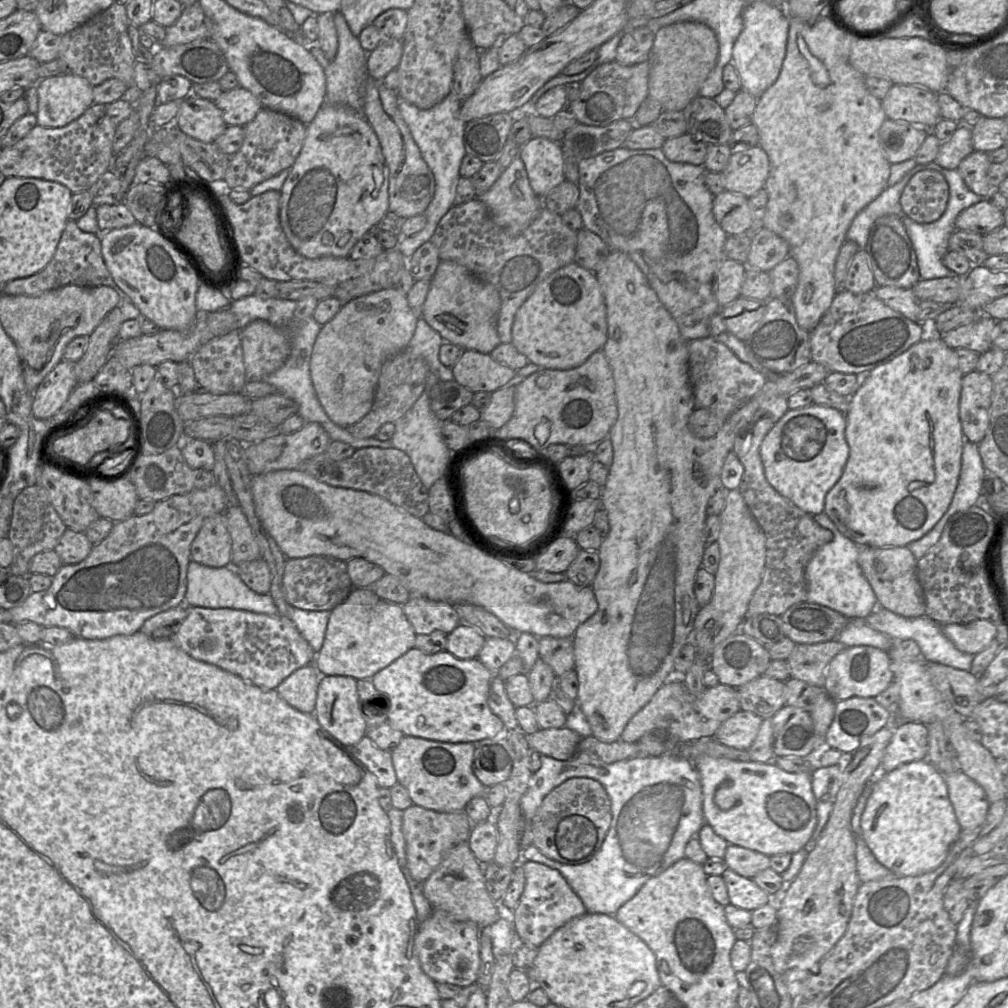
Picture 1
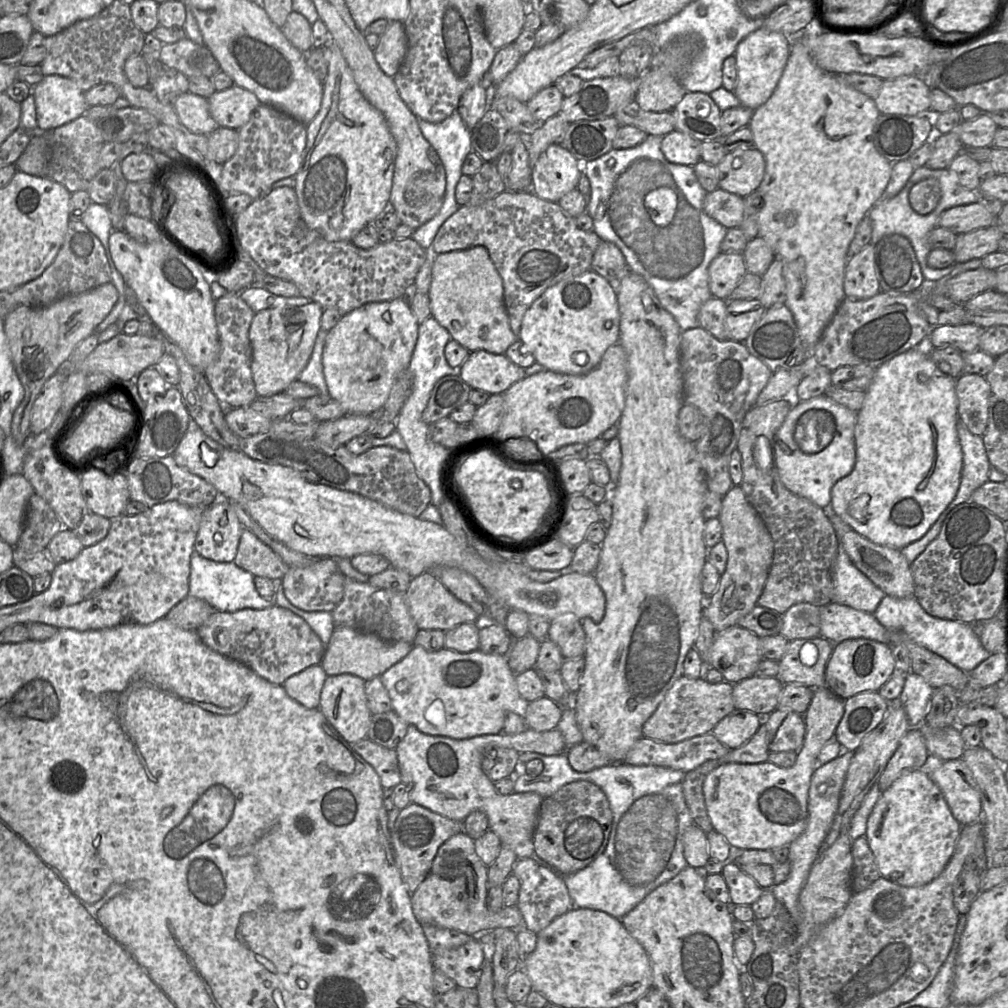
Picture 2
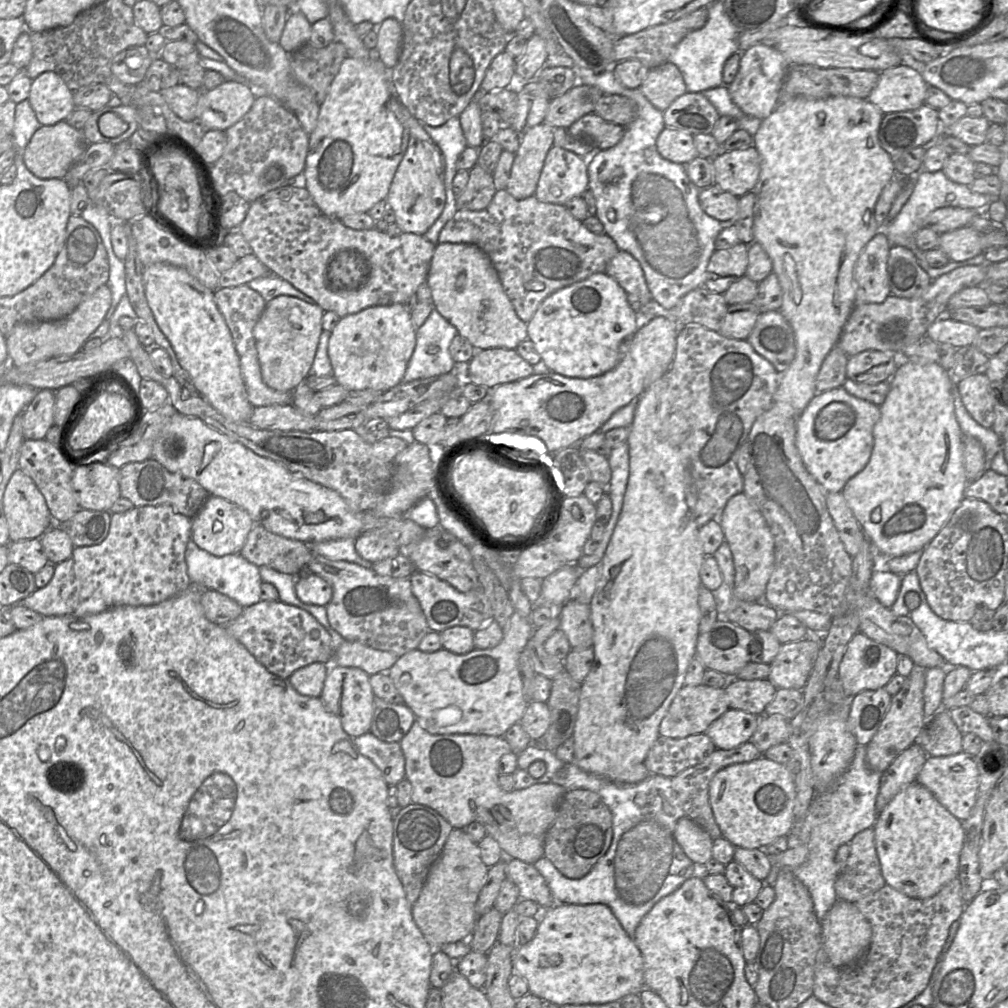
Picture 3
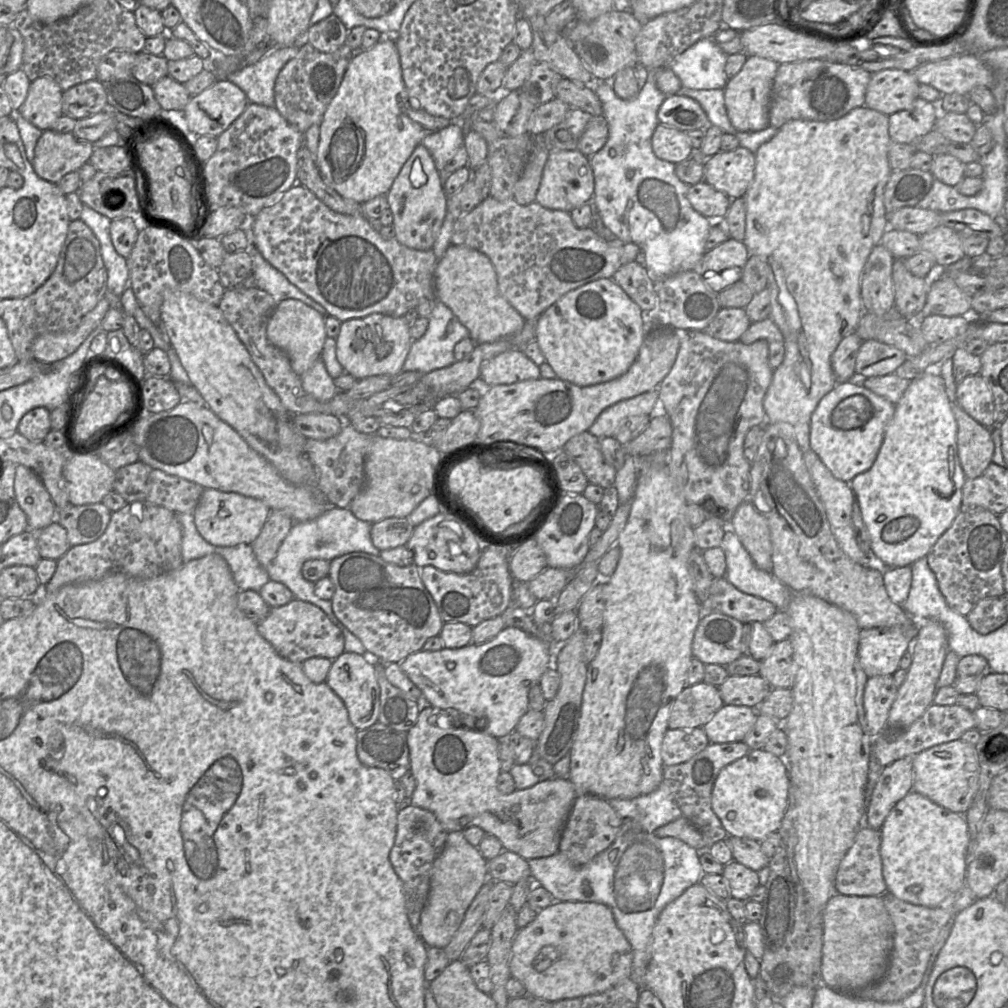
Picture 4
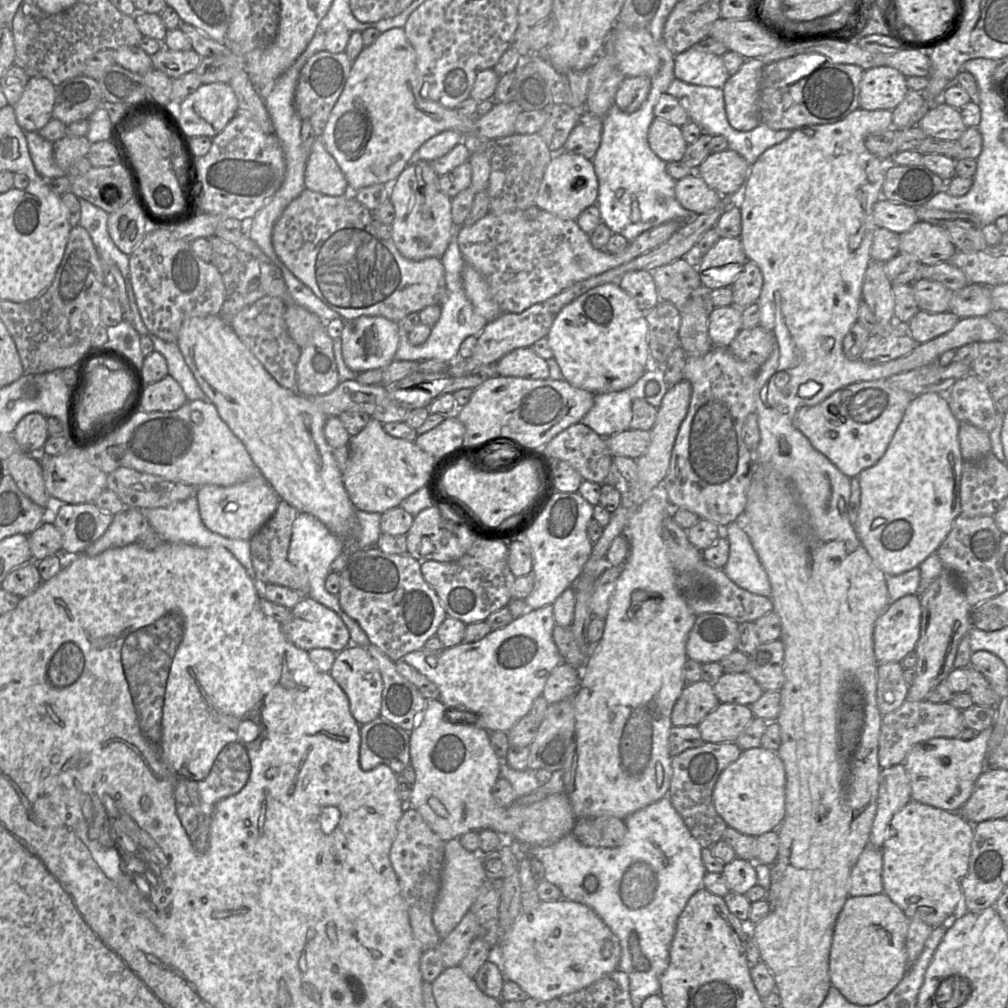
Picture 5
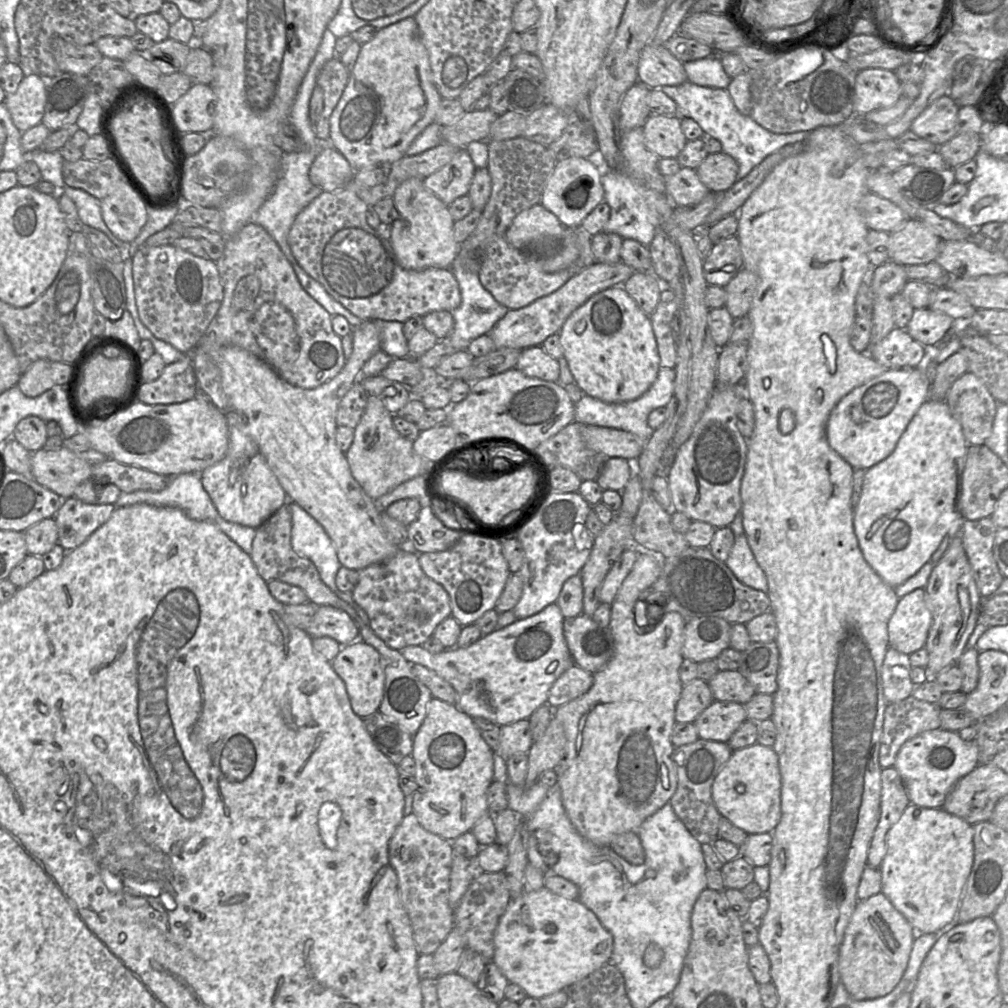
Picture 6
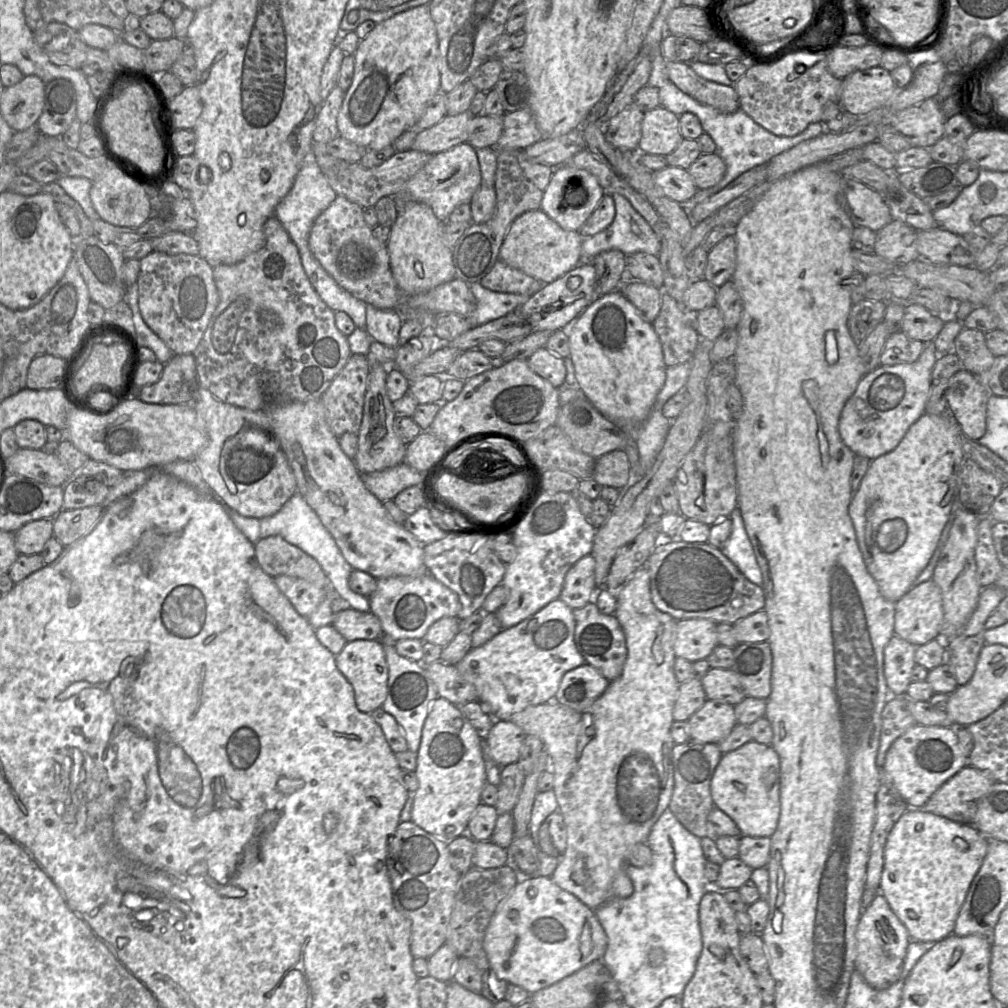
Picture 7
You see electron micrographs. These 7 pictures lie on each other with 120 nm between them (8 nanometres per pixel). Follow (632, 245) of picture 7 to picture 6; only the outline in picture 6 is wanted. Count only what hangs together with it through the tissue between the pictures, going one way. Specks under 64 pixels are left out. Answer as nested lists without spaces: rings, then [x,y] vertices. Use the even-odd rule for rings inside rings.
[[[643,128],[622,132],[619,147],[624,158],[623,171],[608,169],[601,175],[604,202],[610,206],[610,217],[603,230],[649,247],[655,228],[671,217],[676,206],[666,190],[665,177],[659,171],[660,158],[646,146]]]

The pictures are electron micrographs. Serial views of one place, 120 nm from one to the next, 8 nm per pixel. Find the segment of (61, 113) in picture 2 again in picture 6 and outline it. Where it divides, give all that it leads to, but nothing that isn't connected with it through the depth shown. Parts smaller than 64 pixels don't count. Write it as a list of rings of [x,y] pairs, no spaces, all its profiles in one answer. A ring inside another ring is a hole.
[[[37,74],[25,75],[17,91],[6,95],[4,104],[21,133],[41,124],[46,104],[45,79]]]

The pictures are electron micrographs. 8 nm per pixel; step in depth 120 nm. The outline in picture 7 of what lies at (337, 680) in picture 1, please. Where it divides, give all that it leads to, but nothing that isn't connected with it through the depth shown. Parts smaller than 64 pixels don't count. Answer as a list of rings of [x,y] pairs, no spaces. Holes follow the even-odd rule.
[[[358,639],[347,642],[341,652],[335,656],[335,664],[352,685],[355,704],[360,712],[371,714],[382,707],[387,697],[388,665],[380,640]]]

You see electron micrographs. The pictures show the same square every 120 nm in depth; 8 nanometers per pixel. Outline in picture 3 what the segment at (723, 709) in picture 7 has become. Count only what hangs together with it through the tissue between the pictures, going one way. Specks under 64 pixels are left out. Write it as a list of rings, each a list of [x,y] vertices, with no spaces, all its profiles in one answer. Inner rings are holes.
[[[728,709],[706,729],[717,749],[736,748],[751,740],[760,716],[738,709]]]

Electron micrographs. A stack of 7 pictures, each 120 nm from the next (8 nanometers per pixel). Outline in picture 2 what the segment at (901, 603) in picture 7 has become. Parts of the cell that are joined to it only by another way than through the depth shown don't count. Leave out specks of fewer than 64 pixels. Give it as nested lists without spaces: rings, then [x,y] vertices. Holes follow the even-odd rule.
[[[848,639],[834,646],[824,675],[824,685],[846,700],[862,692],[877,692],[896,673],[892,646],[874,640]]]

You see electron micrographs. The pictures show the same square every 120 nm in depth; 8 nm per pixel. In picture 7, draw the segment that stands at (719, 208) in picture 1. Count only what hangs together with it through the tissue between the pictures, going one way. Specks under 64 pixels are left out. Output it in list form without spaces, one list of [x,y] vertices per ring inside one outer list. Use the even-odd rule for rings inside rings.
[[[667,165],[653,173],[655,183],[671,200],[686,204],[698,188],[687,169]]]

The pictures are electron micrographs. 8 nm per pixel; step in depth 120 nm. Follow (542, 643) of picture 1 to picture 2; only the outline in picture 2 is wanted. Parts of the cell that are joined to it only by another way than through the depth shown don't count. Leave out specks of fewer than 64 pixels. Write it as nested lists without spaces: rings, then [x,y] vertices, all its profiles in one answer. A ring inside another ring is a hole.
[[[573,613],[562,614],[551,621],[547,639],[559,647],[564,660],[584,657],[585,631],[582,620]]]

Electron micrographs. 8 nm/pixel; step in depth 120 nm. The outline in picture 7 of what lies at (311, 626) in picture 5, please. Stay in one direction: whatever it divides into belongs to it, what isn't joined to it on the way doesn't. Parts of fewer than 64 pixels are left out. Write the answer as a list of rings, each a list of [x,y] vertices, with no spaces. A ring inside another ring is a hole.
[[[353,608],[339,611],[331,624],[347,642],[353,640],[380,640],[383,630],[379,618],[371,611],[360,612]]]

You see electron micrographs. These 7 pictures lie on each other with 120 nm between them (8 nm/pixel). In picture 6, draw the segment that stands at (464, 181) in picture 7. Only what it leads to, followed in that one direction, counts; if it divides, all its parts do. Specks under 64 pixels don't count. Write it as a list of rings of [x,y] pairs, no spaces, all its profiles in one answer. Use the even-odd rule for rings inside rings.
[[[459,148],[451,161],[426,177],[425,187],[440,198],[447,206],[461,196],[468,195],[476,171],[469,153]]]

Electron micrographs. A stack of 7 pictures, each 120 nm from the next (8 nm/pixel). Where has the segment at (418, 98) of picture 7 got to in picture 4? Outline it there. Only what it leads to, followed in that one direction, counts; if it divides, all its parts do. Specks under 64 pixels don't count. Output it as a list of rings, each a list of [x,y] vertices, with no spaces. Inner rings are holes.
[[[383,37],[381,40],[375,44],[372,48],[369,49],[363,49],[356,51],[354,56],[352,57],[347,70],[344,74],[343,80],[341,82],[341,85],[330,102],[327,110],[325,111],[325,114],[323,116],[323,119],[320,123],[320,138],[319,138],[319,145],[318,150],[315,155],[315,162],[318,167],[318,170],[324,180],[324,182],[334,189],[338,194],[340,194],[342,197],[351,199],[353,201],[356,201],[360,204],[363,204],[379,195],[386,195],[388,191],[390,190],[395,178],[401,171],[403,165],[405,162],[409,159],[415,148],[423,141],[423,139],[432,133],[435,133],[437,131],[442,130],[443,128],[447,127],[453,122],[458,122],[463,125],[464,128],[464,137],[466,132],[471,129],[479,133],[481,136],[485,138],[485,140],[489,143],[494,142],[501,138],[503,135],[500,132],[500,130],[496,127],[496,125],[493,122],[484,122],[481,120],[478,116],[470,116],[466,117],[465,112],[461,116],[460,120],[449,120],[442,117],[436,117],[428,114],[427,112],[421,110],[421,109],[413,109],[411,107],[411,99],[409,100],[409,95],[406,89],[406,86],[404,84],[403,78],[402,78],[402,71],[401,71],[401,65],[400,65],[400,57],[398,48],[396,45],[396,42],[394,38],[391,37]]]

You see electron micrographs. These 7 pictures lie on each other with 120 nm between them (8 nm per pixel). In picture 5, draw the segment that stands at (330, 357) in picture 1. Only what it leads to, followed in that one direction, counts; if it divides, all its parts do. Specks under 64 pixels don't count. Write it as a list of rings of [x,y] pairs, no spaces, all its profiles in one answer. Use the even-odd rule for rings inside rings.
[[[359,316],[346,321],[340,336],[345,364],[355,373],[386,368],[394,360],[400,333],[399,323],[383,316]]]

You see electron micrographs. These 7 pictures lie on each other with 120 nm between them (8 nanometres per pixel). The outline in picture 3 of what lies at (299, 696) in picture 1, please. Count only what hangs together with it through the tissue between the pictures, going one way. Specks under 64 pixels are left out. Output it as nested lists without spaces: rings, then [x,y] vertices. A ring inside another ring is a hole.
[[[314,662],[296,670],[287,680],[299,694],[320,697],[330,666],[330,664]]]

